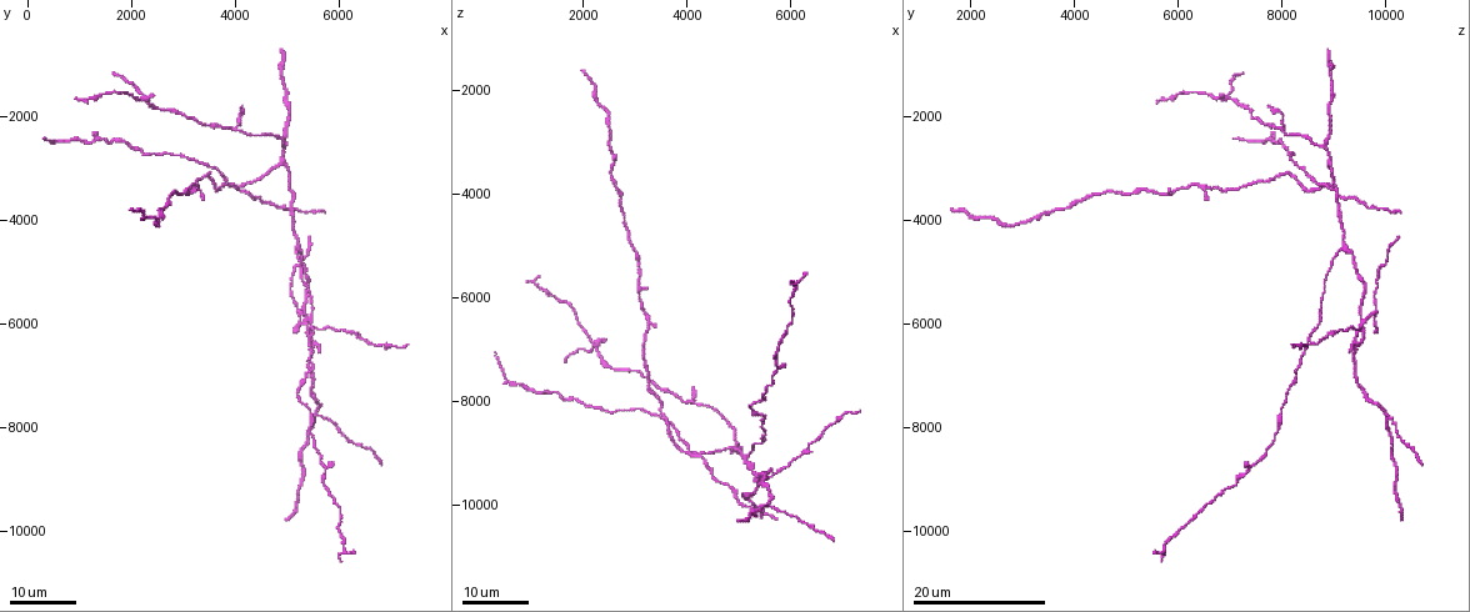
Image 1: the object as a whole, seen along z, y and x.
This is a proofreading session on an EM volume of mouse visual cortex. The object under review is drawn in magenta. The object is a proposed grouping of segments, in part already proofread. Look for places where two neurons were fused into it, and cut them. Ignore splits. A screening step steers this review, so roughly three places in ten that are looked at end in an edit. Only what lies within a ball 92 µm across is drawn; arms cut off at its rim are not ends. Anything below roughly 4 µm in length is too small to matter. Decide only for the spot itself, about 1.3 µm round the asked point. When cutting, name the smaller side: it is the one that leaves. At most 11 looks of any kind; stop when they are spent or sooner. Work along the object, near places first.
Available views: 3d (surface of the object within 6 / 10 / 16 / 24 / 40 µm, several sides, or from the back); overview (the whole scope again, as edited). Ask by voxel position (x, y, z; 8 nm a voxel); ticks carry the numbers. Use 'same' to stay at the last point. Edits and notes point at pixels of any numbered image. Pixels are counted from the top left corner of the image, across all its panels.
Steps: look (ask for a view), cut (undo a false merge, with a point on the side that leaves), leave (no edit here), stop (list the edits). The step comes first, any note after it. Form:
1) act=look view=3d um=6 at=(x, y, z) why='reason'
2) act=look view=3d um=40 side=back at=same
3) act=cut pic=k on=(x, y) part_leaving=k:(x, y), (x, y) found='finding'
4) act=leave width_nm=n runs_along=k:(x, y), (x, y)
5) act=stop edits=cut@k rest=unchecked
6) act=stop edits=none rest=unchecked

act=look view=3d um=24 at=(4100, 3400, 8950) why='four-way junction'

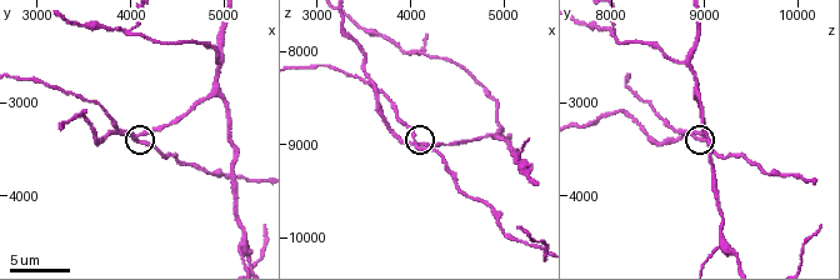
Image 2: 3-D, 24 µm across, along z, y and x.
act=look view=3d um=10 at=(4000, 3350, 8950)

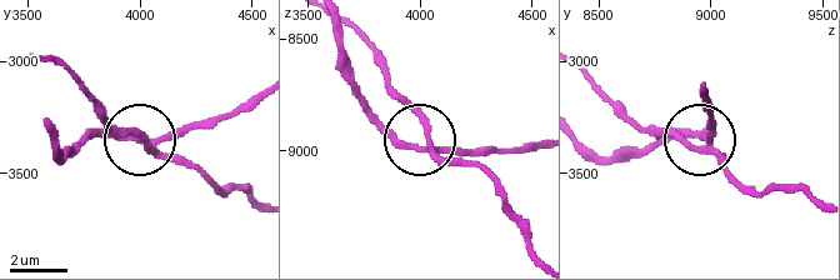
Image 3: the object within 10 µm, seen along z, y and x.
act=cut pic=3 on=(413, 111) width_nm=220 part_leaving=3:(429, 143), (426, 124), (389, 81), (379, 53), (344, 21) found='two neurons meet here'

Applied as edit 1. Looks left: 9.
act=look view=3d um=10 at=(5150, 4500, 9150) why='three arms meet'

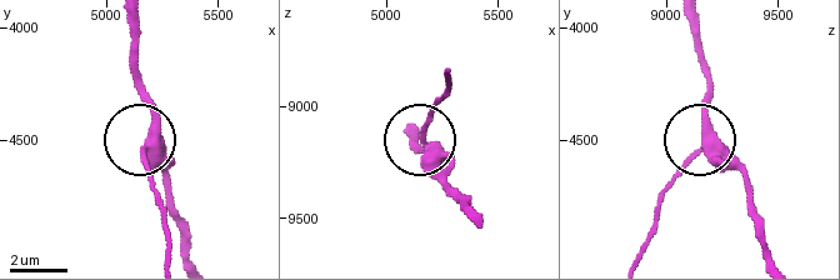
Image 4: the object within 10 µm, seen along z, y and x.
act=look view=3d um=10 side=back at=(5190, 4540, 9180) why='other side'

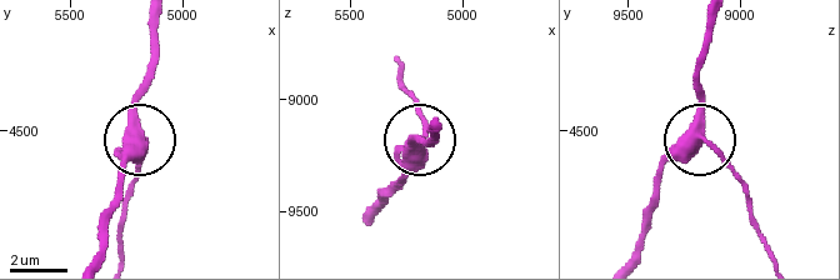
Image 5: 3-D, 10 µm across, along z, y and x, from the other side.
act=leave runs_along=5:(153, 25), (138, 146), (119, 173) found='continuous, no second neuron'

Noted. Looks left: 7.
act=look view=3d um=16 at=(5550, 7750, 10000) why='three-way junction'

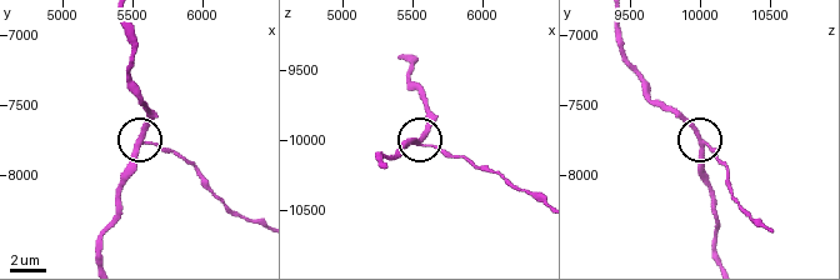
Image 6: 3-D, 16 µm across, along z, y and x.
act=look view=3d um=10 at=(5560, 7780, 10020) why='zoom in'

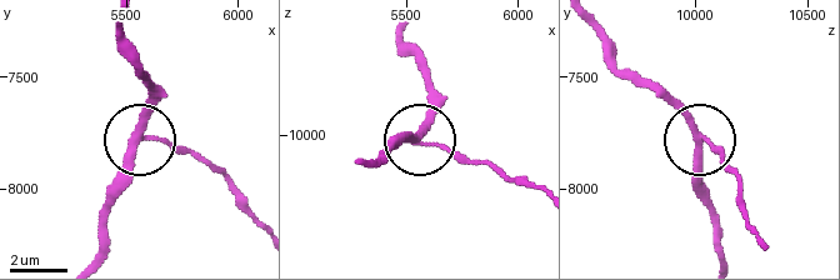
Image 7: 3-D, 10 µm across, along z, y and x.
act=cut pic=7 on=(178, 150) part_leaving=7:(139, 138), (173, 143), (259, 216) found='two neurons meet here'

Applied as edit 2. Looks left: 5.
act=look view=overview

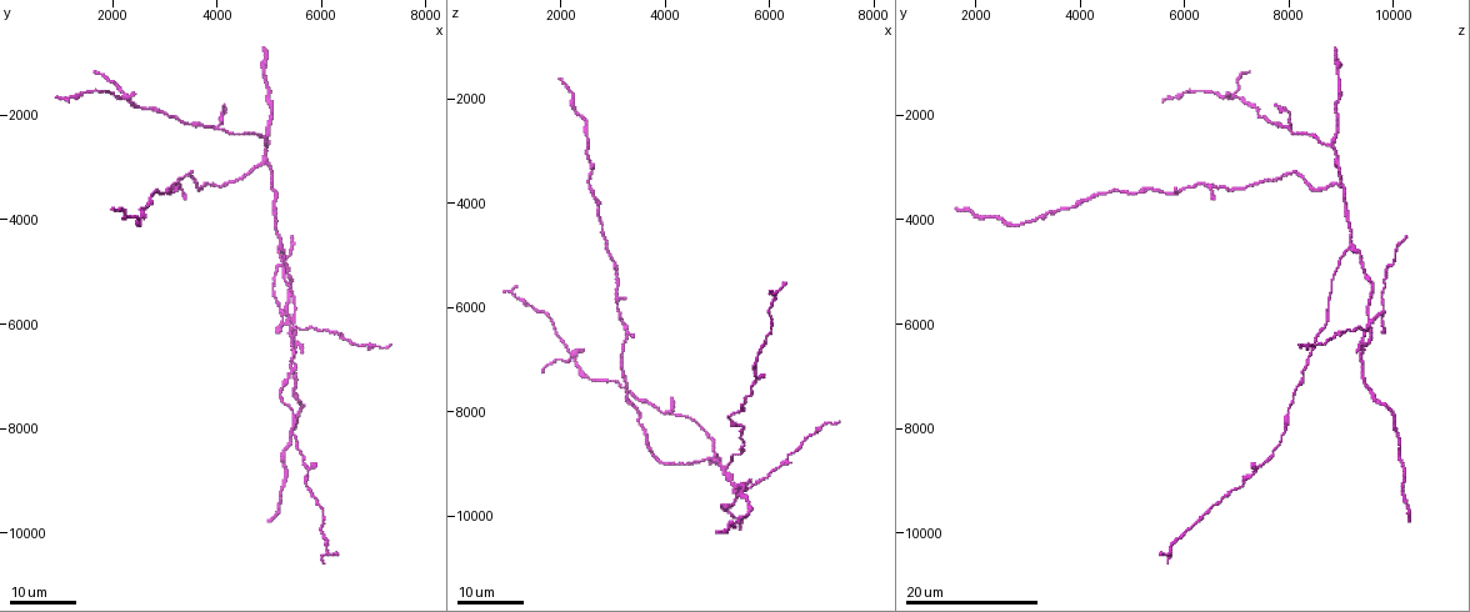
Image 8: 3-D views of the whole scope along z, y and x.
act=look view=3d um=24 at=(2200, 1650, 6950) why='looks like a crossing'

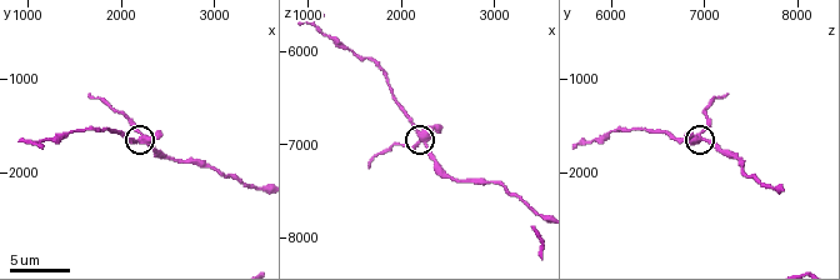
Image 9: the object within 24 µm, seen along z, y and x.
act=look view=3d um=6 at=(2250, 1600, 6950)

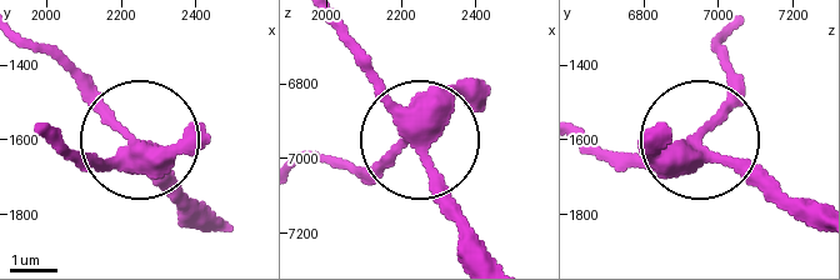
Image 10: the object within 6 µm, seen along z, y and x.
act=leave runs_along=10:(491, 250), (416, 148), (340, 168) found='continuous, no second neuron'

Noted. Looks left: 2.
act=look view=3d um=10 at=(4850, 2900, 8900)

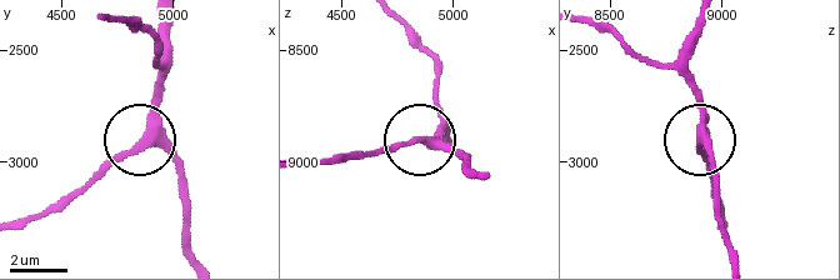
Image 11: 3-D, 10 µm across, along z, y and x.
act=leave width_nm=280 found='all the same neuron'

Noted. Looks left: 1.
act=look view=3d um=10 at=(3950, 2250, 8000) why='three-way junction'

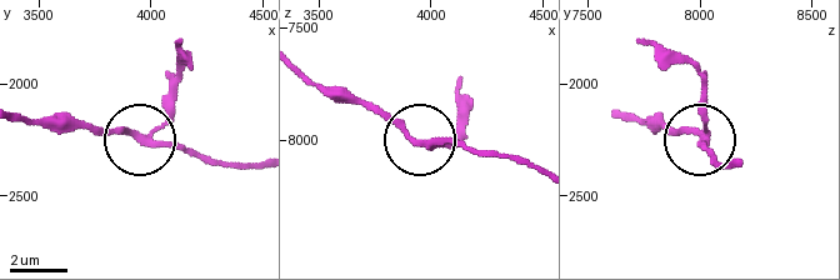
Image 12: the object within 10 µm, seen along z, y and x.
act=cut pic=12 on=(166, 99) arms=3 part_leaving=12:(149, 134), (168, 108), (180, 39) found='two neurons meet here'

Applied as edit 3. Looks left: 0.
act=stop edits=cut@3,cut@7,cut@12 rest=unchecked

